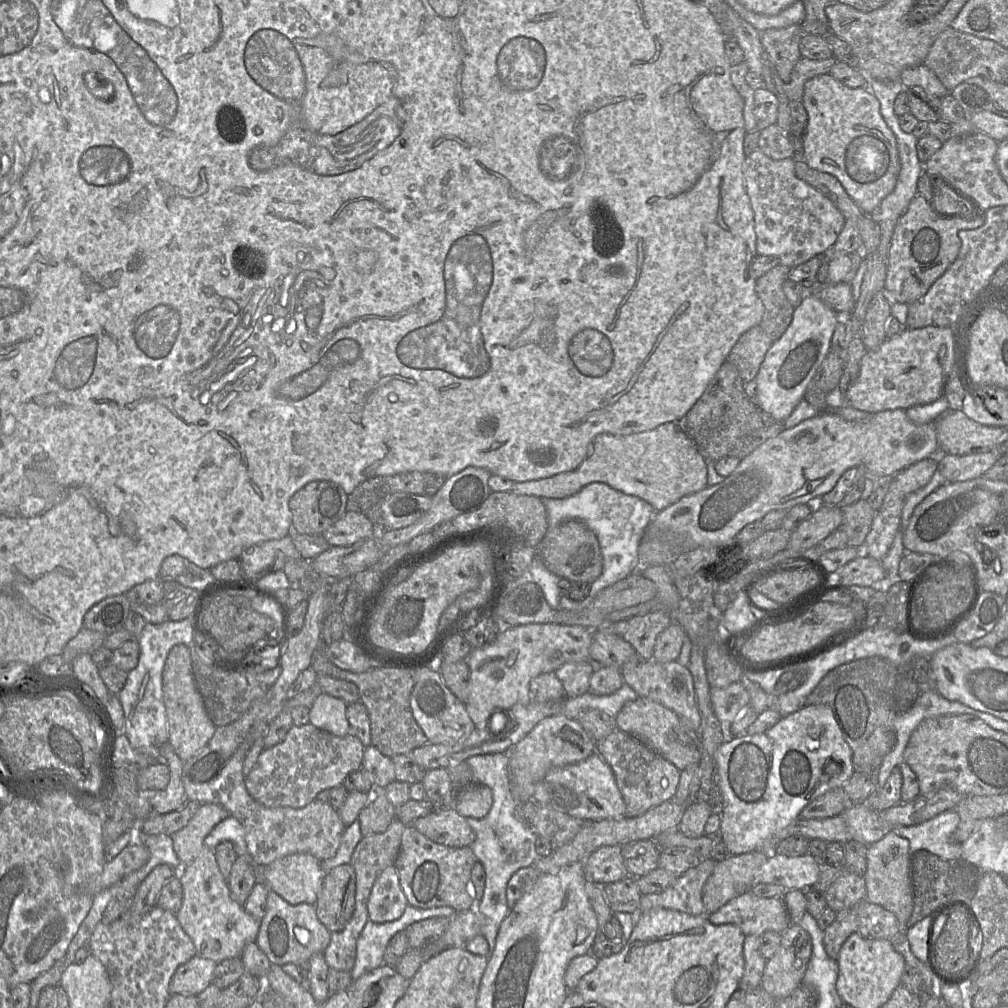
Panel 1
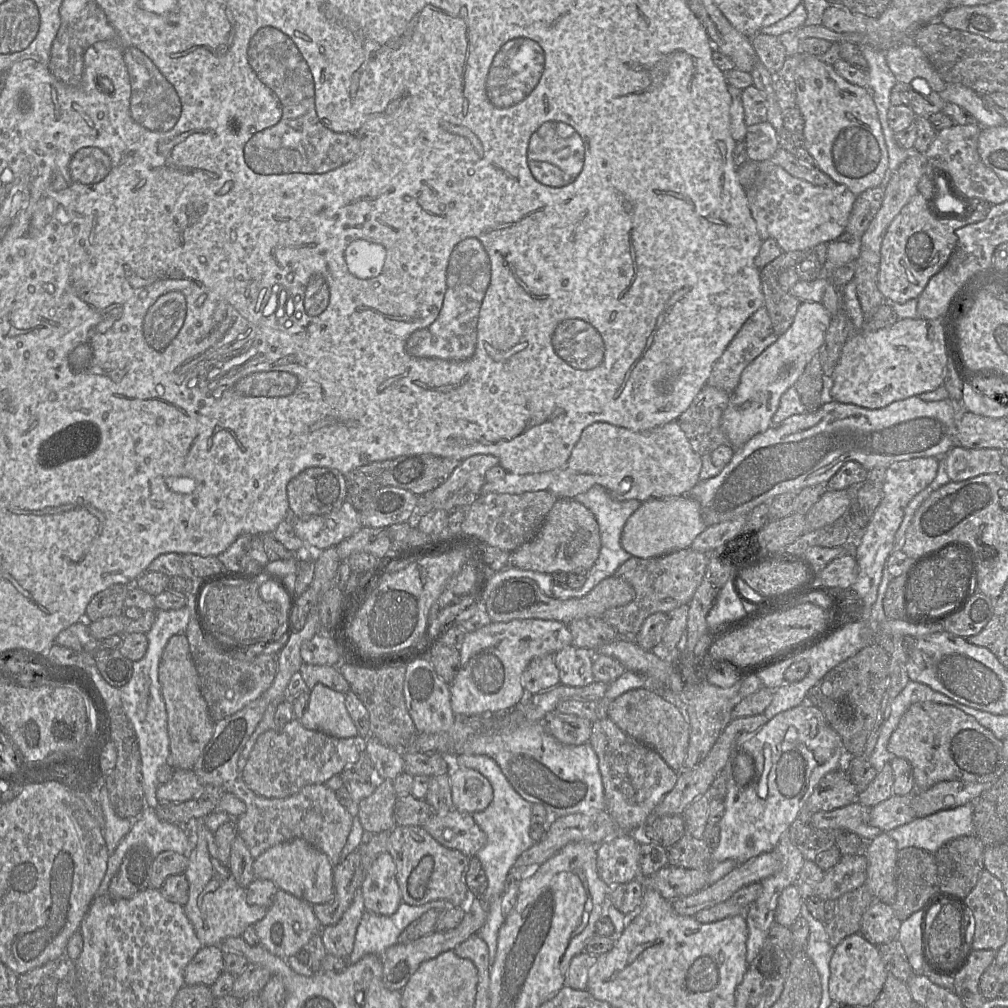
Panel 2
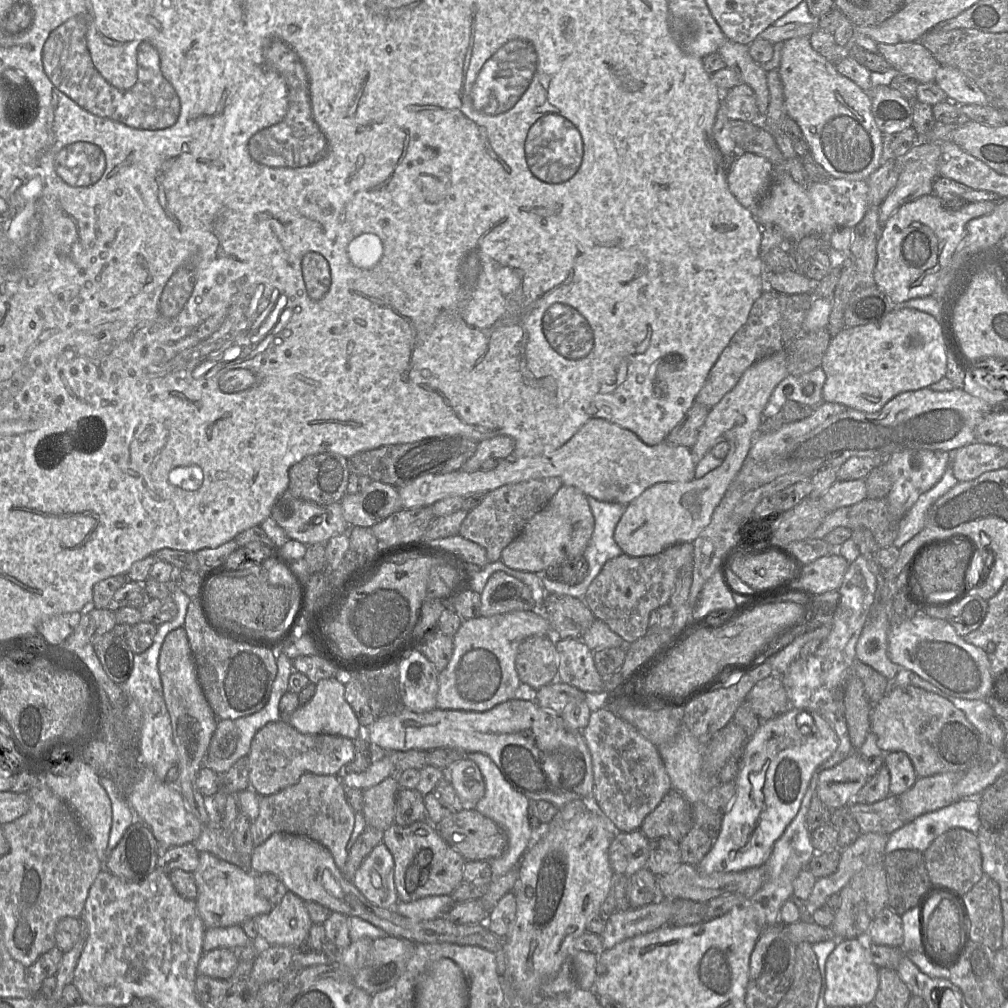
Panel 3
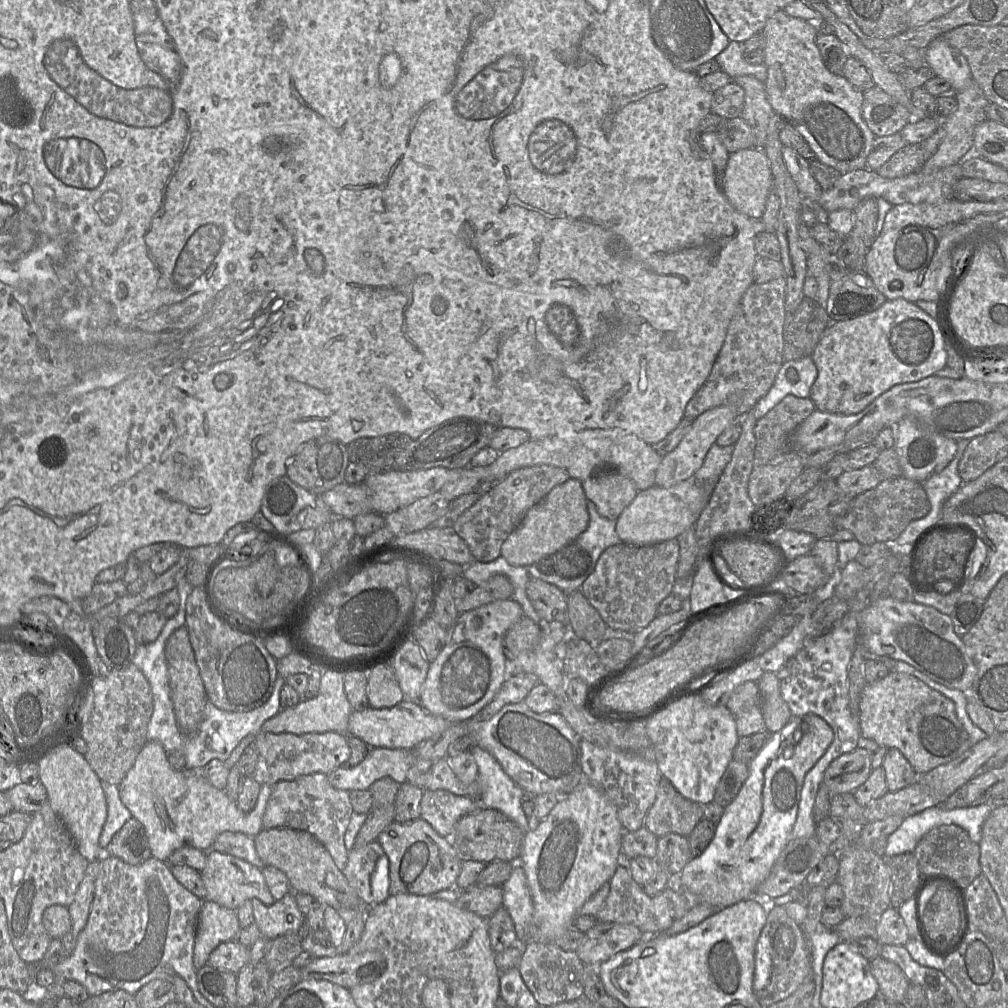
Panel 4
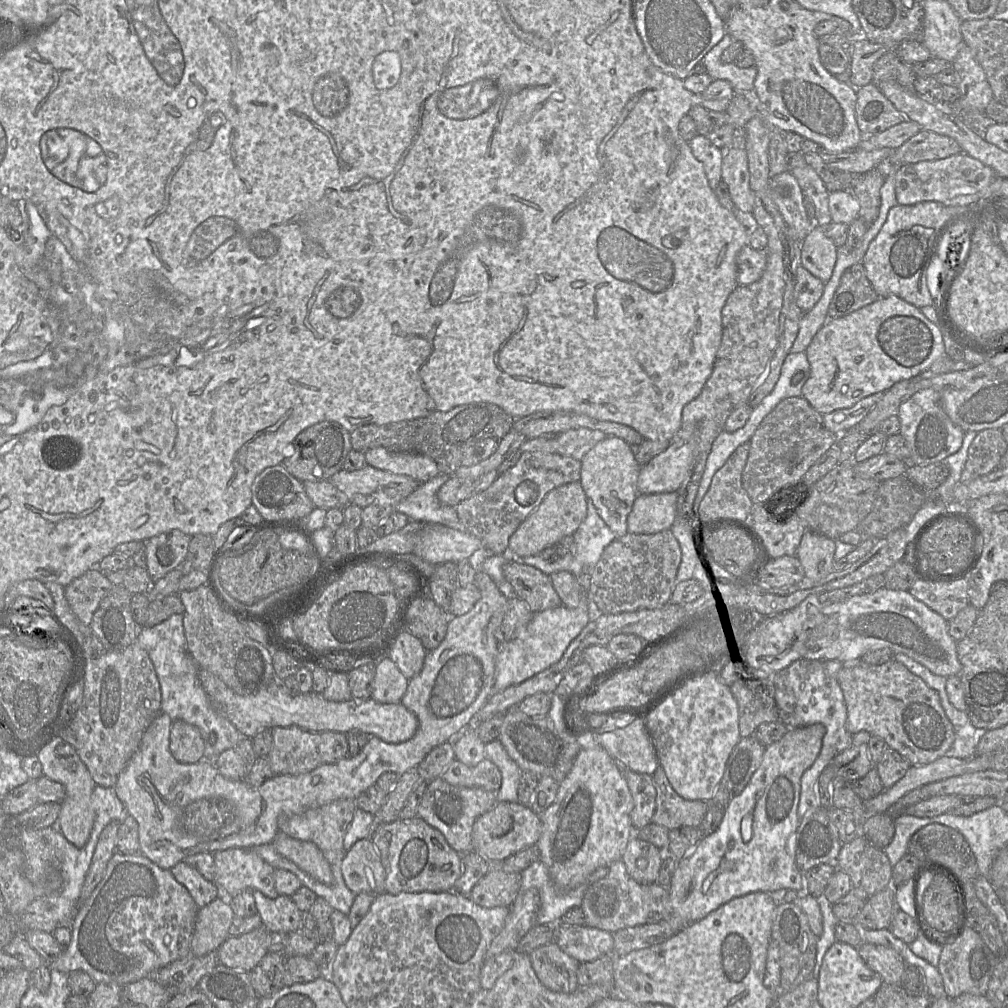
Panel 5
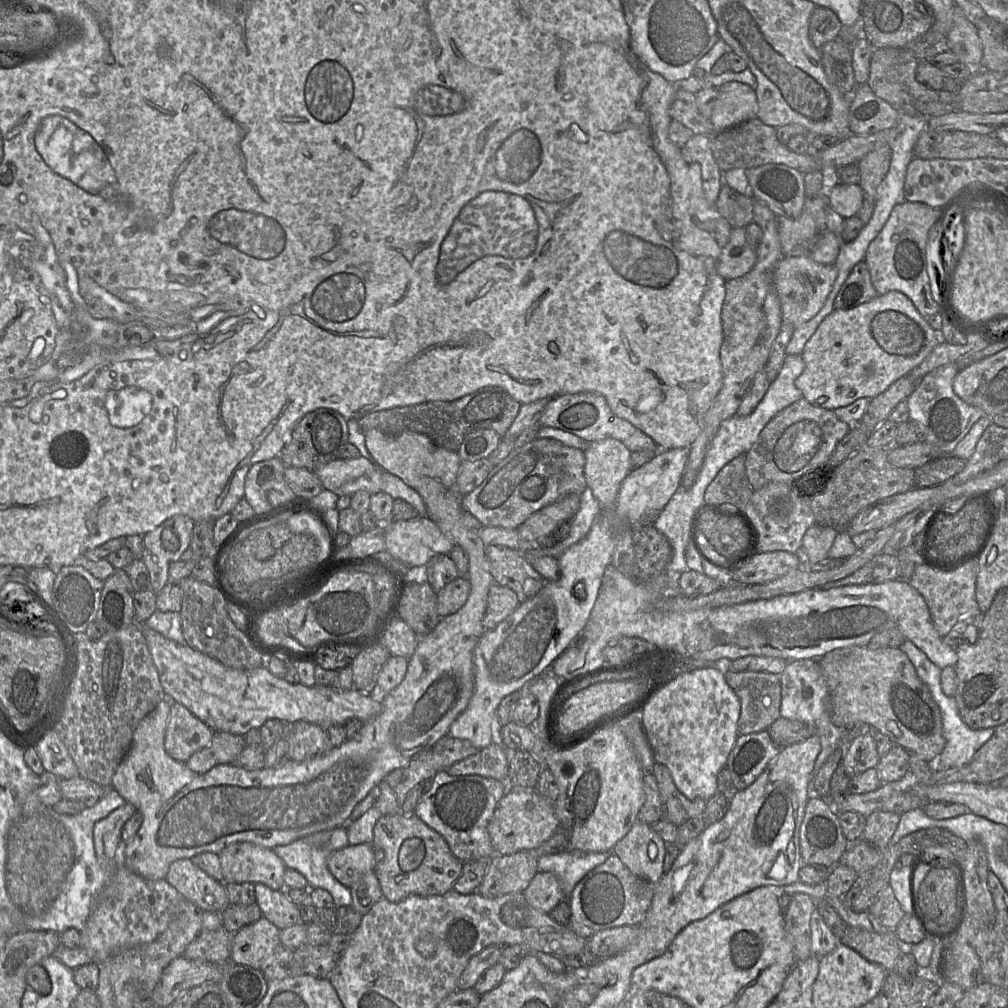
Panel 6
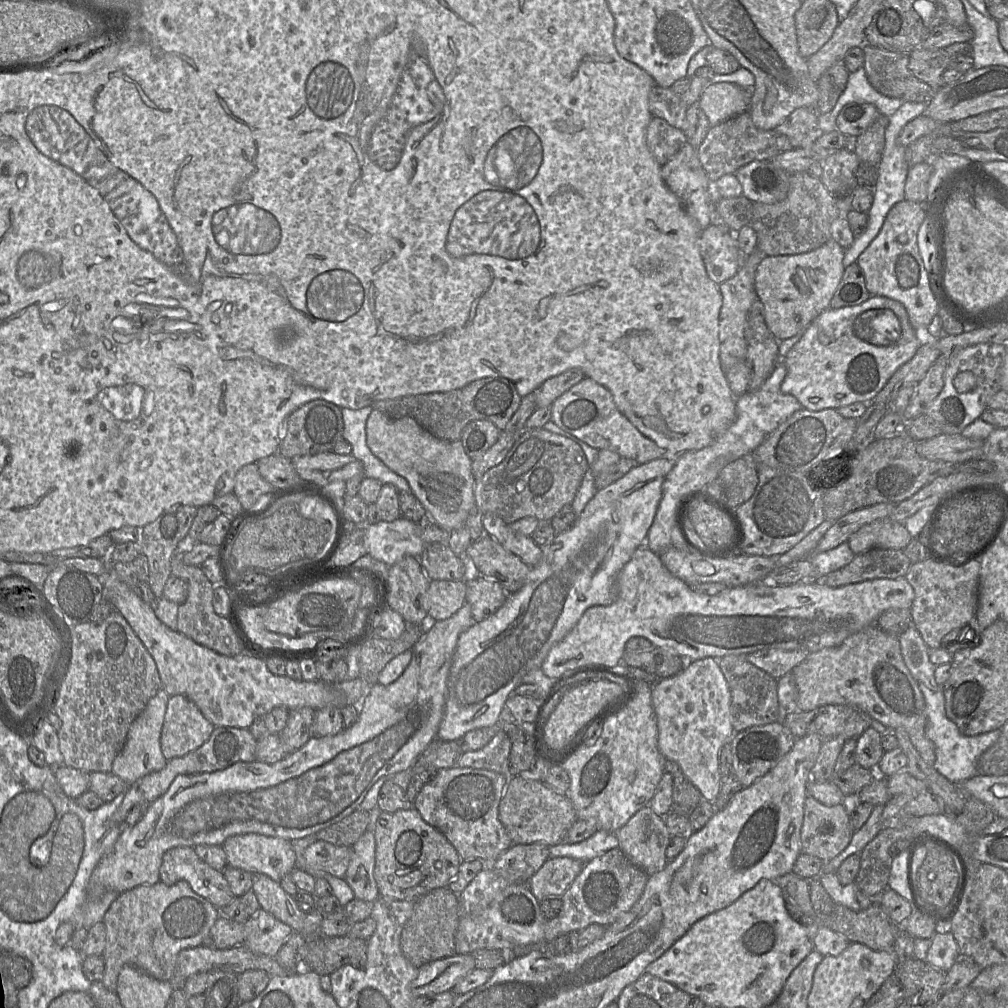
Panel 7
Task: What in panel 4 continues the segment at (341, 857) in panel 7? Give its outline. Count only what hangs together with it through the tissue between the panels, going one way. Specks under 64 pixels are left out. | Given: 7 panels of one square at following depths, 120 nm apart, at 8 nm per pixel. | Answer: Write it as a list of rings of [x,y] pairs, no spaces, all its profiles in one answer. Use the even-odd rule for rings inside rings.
[[[377,841],[353,847],[342,873],[365,906],[380,904],[390,896],[389,861]]]

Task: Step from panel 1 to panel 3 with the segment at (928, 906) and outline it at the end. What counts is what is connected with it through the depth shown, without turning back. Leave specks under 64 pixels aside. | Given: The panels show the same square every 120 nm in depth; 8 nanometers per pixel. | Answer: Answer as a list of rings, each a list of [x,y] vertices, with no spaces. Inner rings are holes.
[[[901,849],[885,854],[883,860],[887,873],[888,907],[899,916],[914,907],[919,909],[926,894],[934,888],[929,879],[923,853],[917,850]]]

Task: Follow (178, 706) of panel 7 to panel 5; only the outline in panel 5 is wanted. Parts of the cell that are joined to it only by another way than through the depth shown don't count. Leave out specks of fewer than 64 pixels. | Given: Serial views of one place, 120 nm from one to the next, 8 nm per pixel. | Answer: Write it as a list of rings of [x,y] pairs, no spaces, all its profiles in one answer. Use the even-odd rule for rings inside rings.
[[[175,720],[170,728],[169,749],[178,762],[193,764],[204,759],[205,740],[196,726]]]

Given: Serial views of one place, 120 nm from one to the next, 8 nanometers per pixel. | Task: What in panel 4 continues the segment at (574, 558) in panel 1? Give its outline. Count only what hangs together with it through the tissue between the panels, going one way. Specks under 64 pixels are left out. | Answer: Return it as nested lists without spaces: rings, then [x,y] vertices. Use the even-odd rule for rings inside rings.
[[[569,478],[553,487],[550,492],[526,513],[519,526],[501,546],[501,556],[514,566],[538,563],[546,555],[574,542],[589,524],[587,499],[582,484]]]

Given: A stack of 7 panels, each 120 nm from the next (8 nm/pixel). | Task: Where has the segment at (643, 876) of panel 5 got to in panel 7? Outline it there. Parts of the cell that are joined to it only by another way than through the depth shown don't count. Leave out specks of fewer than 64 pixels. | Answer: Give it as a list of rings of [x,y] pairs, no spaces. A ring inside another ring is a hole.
[[[649,806],[635,813],[615,834],[625,857],[648,876],[667,865],[666,849],[671,836],[665,817],[657,815]]]

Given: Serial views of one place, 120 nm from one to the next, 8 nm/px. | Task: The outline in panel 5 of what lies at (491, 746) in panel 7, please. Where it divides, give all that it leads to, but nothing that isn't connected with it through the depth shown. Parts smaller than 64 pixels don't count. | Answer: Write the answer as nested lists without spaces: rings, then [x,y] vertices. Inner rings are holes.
[[[486,758],[474,767],[455,759],[440,777],[453,786],[481,788],[488,791],[498,791],[502,780],[498,767]]]

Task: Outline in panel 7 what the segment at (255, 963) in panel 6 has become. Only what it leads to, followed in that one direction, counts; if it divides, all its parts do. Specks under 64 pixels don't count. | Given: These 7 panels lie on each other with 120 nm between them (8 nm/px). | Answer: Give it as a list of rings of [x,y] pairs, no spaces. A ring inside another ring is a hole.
[[[263,909],[245,923],[244,945],[252,952],[275,957],[293,929]]]

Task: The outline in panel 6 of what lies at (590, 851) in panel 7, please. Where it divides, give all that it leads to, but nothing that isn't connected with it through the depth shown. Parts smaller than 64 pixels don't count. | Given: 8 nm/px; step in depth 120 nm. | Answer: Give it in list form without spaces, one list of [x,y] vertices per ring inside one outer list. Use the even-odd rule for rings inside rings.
[[[565,850],[555,854],[542,855],[537,860],[537,871],[553,873],[560,883],[565,899],[580,880],[594,868],[603,864],[611,854],[612,851]]]

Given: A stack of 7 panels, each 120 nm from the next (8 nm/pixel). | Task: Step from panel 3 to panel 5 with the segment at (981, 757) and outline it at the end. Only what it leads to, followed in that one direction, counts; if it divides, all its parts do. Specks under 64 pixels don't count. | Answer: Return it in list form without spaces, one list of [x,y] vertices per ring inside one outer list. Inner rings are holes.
[[[894,659],[881,665],[869,665],[862,660],[842,663],[837,680],[847,707],[846,727],[851,734],[867,731],[871,736],[881,737],[887,747],[899,752],[911,766],[929,764],[950,752],[955,739],[953,726],[941,706],[938,693],[920,677]]]

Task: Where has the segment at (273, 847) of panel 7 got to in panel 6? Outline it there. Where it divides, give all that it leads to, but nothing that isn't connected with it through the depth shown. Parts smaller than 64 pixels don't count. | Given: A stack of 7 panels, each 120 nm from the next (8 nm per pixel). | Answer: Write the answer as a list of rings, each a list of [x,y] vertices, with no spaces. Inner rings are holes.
[[[238,842],[219,854],[225,883],[262,883],[273,890],[285,890],[286,866],[273,849],[251,842]]]

